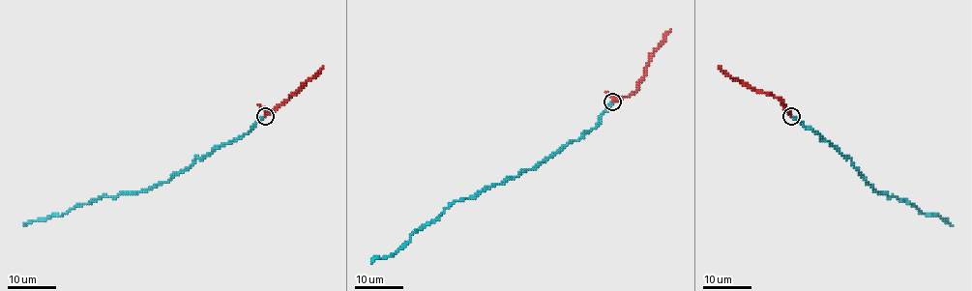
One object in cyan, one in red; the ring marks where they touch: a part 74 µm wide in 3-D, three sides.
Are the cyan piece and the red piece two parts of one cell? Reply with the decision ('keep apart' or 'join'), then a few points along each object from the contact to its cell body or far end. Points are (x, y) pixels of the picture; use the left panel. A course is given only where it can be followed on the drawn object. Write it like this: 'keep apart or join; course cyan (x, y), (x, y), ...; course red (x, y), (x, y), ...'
join; course cyan (264, 116), (246, 132), (196, 157), (166, 181), (132, 193), (102, 195), (60, 215), (28, 220), (23, 225); course red (264, 116), (279, 106), (322, 67)

